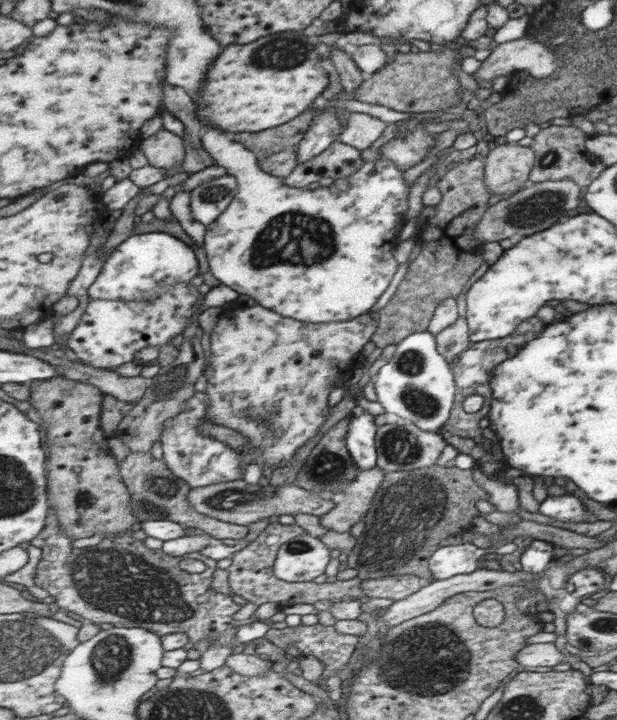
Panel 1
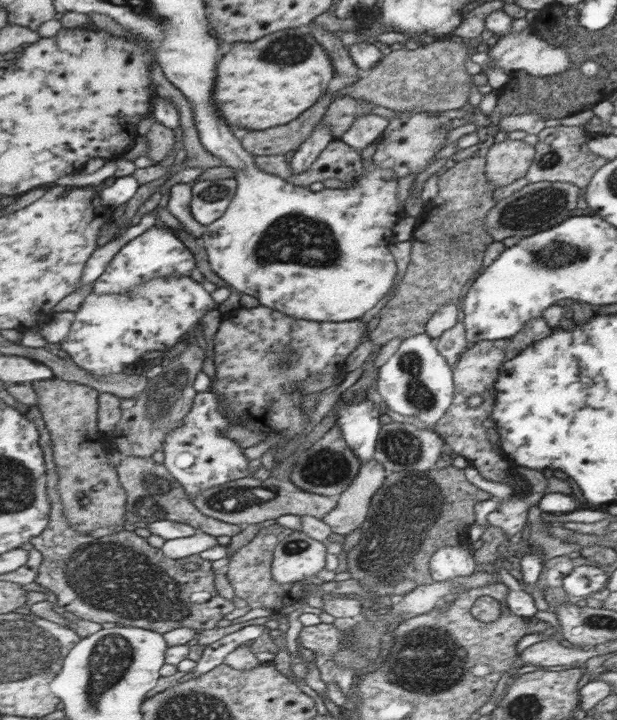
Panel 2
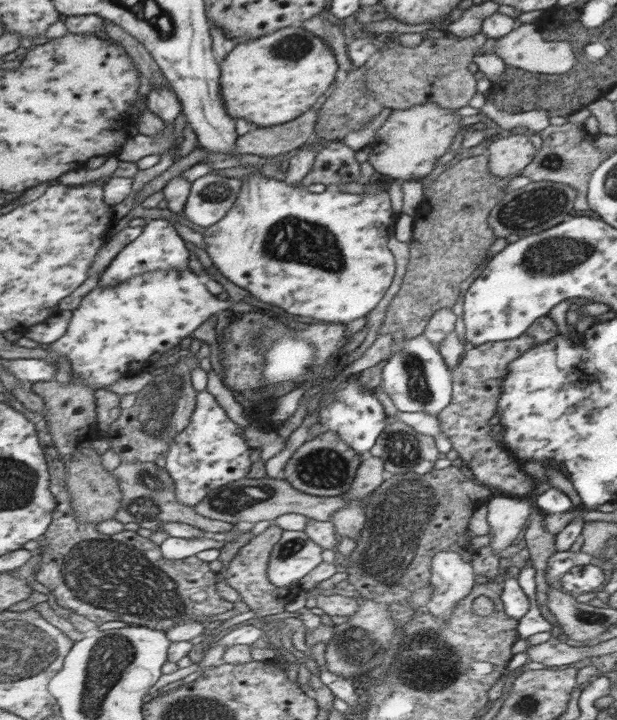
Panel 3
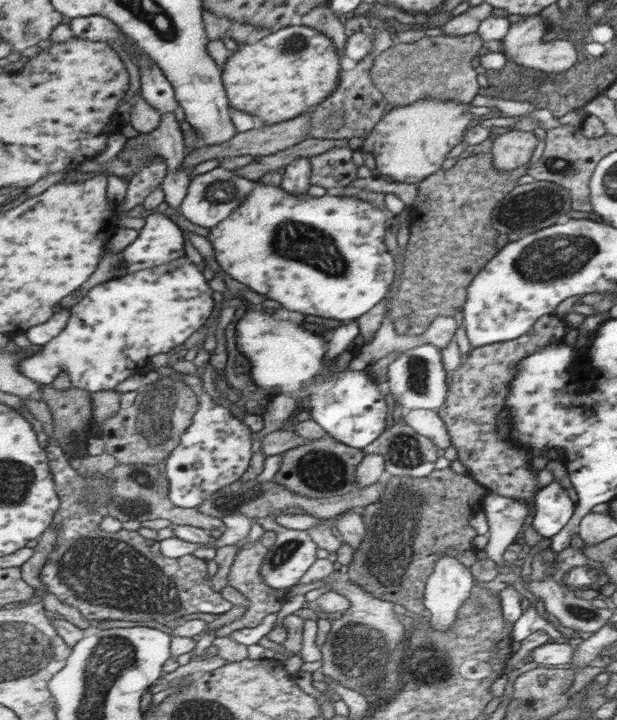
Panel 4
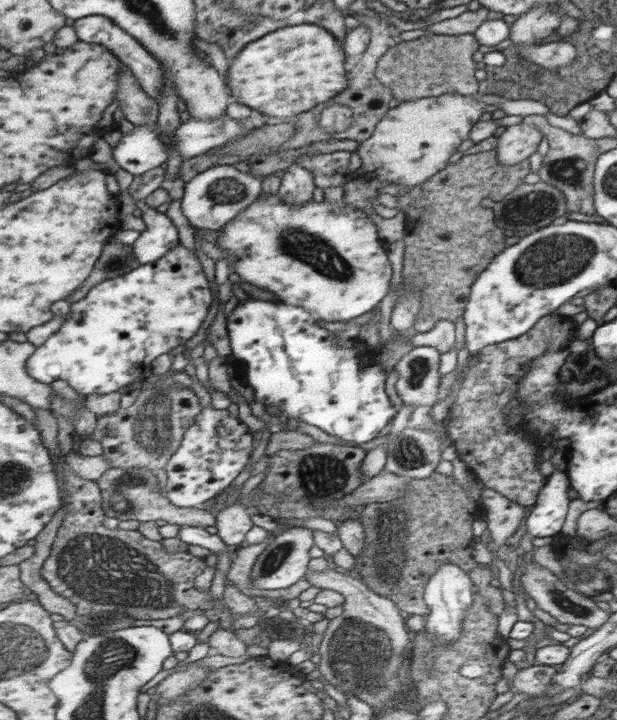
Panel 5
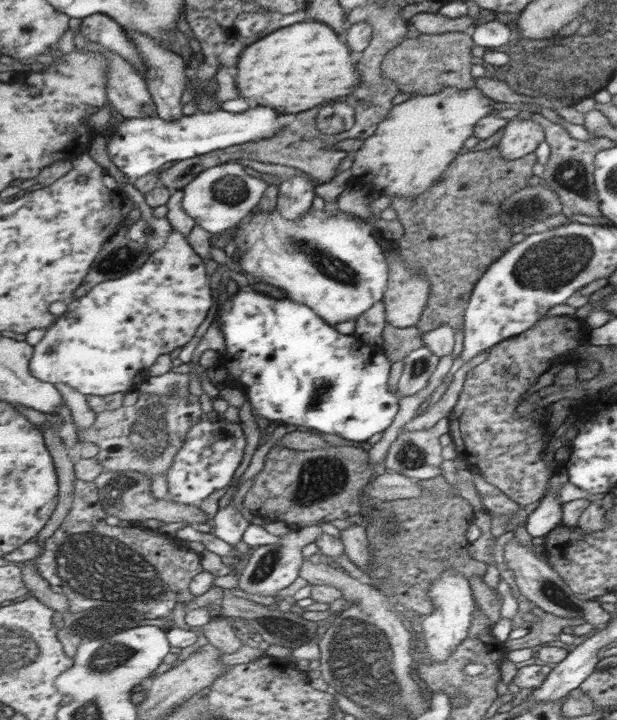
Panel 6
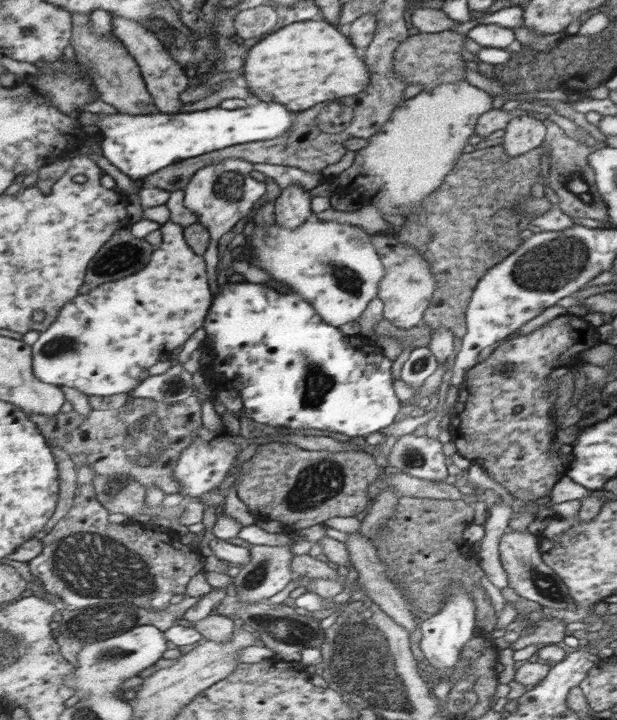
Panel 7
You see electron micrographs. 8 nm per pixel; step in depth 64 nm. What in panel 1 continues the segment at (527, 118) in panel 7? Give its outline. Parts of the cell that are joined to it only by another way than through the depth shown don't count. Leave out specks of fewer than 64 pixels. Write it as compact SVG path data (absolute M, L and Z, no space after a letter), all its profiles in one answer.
M517 143L492 148L485 156L484 182L492 195L512 197L530 183L535 150Z

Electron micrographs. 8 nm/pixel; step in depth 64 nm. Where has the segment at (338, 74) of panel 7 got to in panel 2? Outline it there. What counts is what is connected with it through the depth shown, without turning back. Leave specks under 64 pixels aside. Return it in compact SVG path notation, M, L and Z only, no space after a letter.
M303 27L288 28L263 36L254 42L233 43L232 49L220 55L217 67L216 86L213 88L213 105L222 118L232 126L248 130L264 130L286 124L298 118L323 95L335 72L330 56L319 42Z

